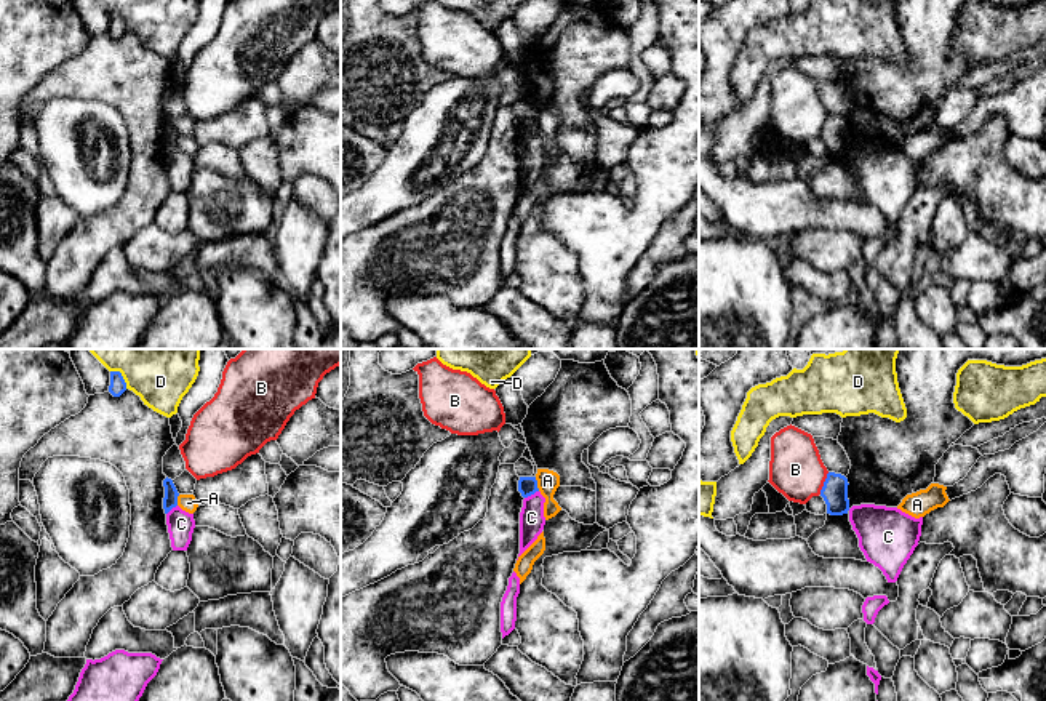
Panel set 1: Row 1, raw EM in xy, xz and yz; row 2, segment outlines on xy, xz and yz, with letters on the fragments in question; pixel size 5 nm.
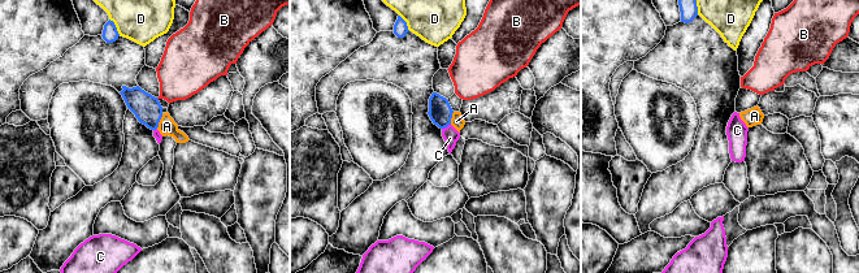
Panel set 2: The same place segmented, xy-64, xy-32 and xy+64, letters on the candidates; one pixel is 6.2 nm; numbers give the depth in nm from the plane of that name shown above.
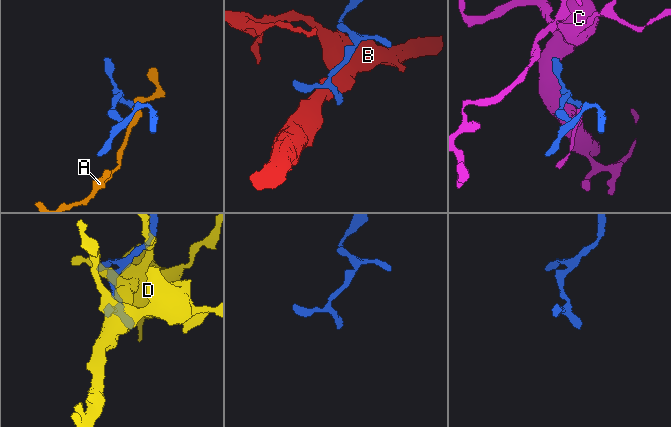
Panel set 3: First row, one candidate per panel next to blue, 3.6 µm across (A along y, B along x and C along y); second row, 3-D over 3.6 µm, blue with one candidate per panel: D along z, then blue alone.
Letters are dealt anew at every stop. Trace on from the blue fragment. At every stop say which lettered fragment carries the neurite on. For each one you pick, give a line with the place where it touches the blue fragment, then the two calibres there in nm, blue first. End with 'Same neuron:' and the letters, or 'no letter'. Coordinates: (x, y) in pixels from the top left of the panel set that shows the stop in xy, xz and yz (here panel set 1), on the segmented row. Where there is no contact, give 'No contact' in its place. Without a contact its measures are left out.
Same neuron: no letter

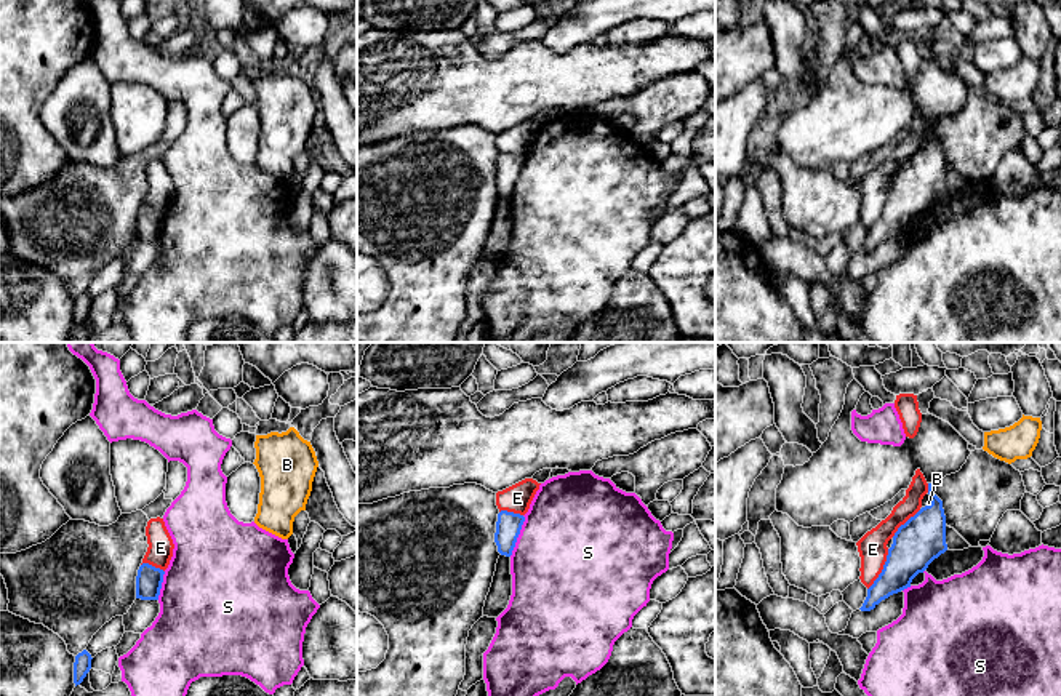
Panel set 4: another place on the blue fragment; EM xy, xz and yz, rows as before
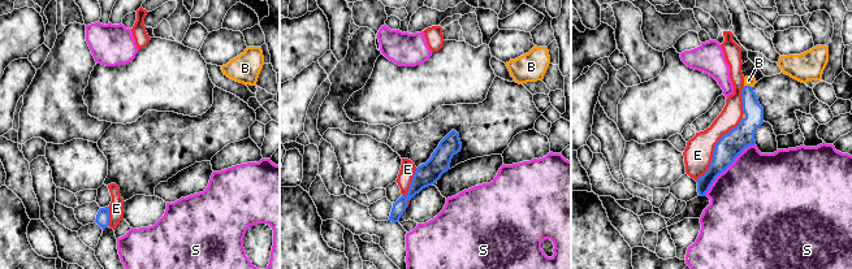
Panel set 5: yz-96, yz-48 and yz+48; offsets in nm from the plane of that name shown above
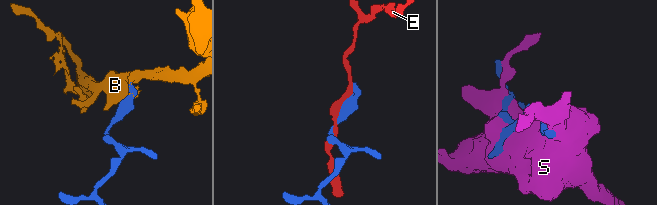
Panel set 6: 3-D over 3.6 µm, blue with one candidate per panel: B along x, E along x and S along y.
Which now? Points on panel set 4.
B: Touches blue at yz (932, 503). Thickness 240 nm (blue) against 20 nm
Same neuron: B

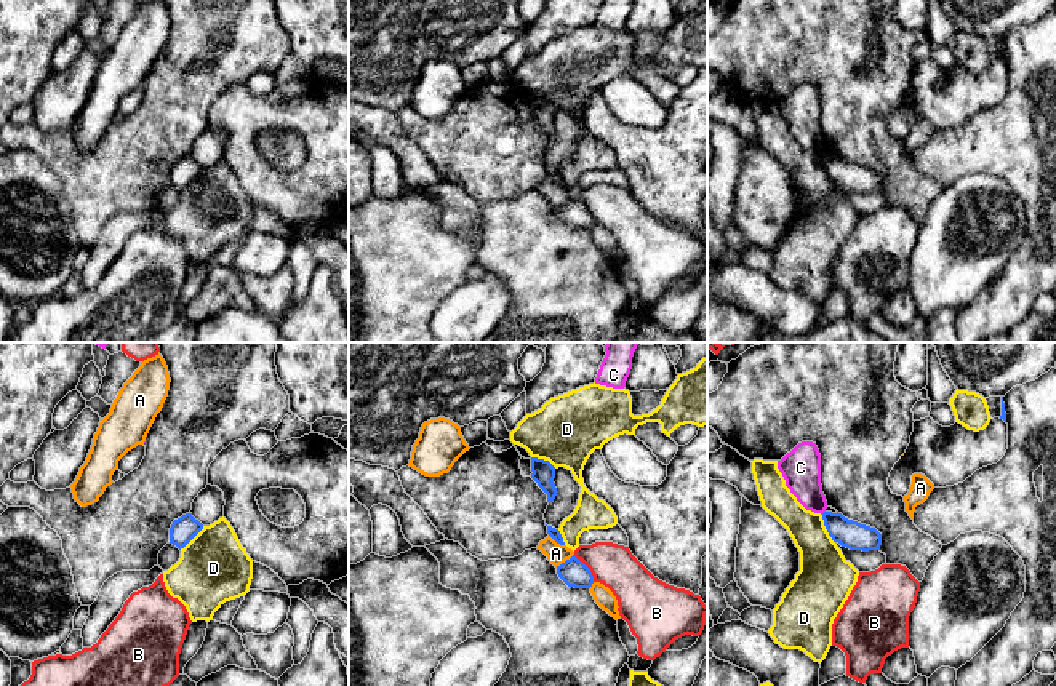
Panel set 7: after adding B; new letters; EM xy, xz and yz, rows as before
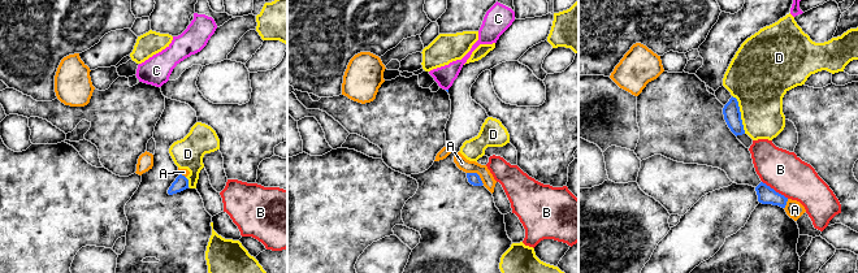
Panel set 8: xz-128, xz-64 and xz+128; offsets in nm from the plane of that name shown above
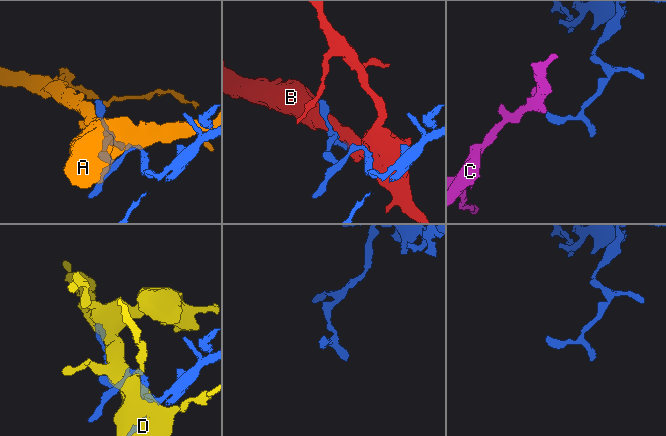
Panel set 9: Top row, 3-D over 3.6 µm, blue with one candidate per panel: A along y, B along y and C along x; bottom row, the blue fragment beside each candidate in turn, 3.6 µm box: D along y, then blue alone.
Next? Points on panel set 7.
Same neuron: no letter

